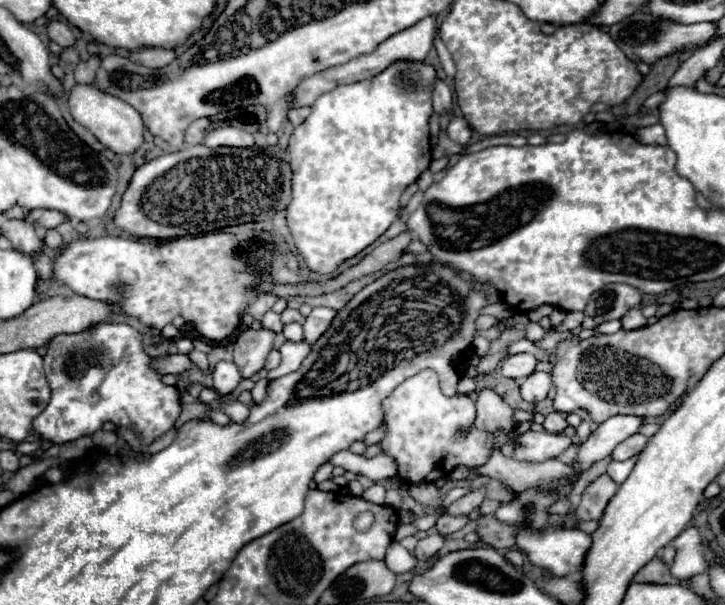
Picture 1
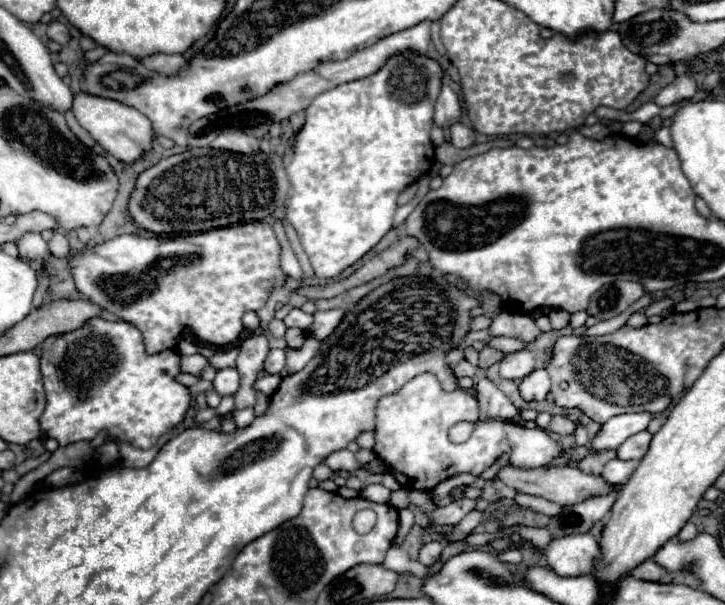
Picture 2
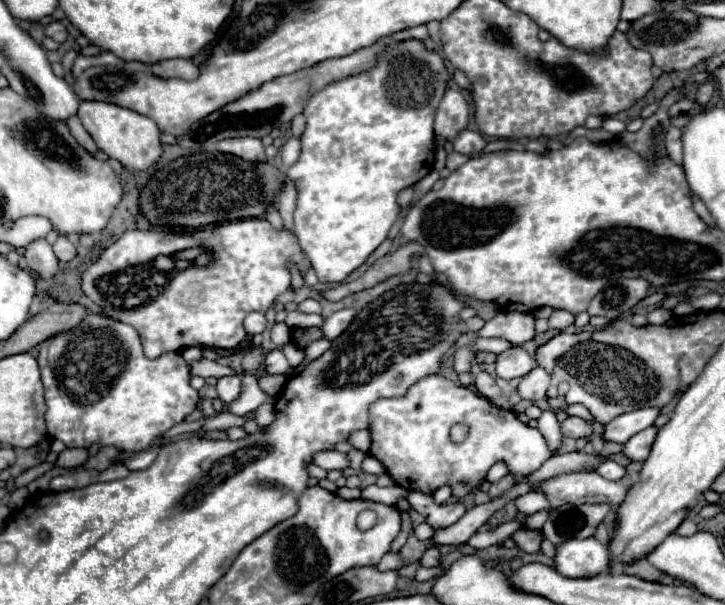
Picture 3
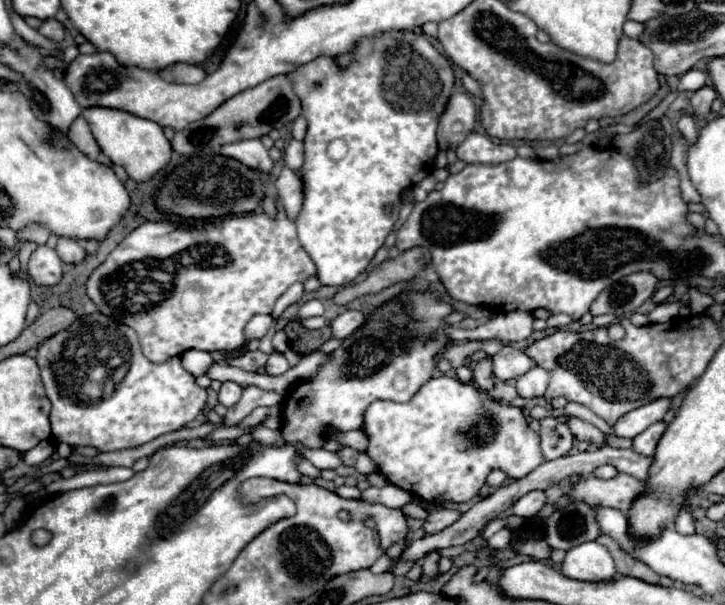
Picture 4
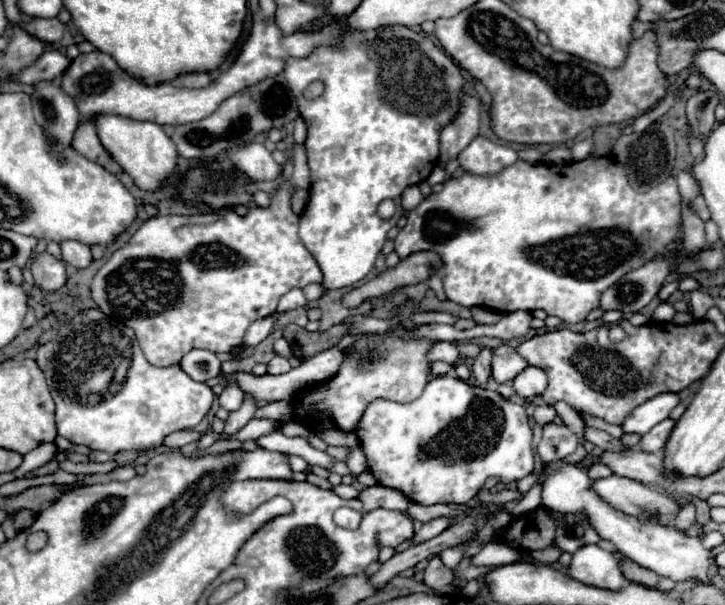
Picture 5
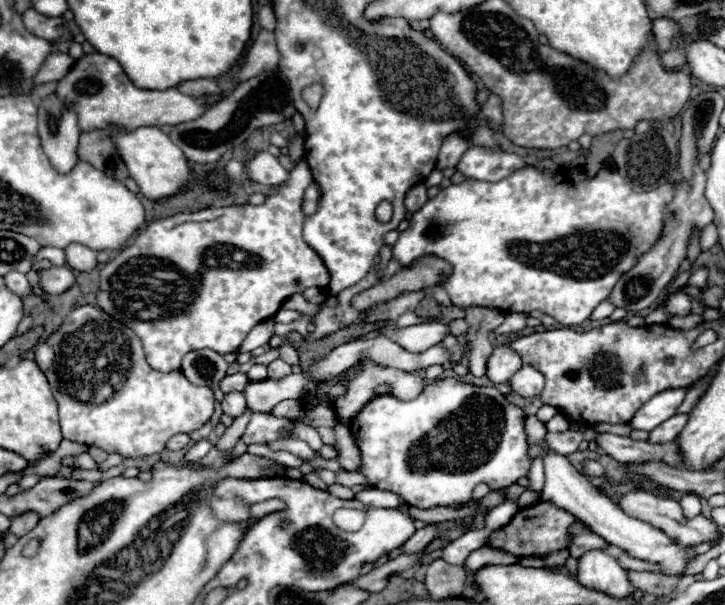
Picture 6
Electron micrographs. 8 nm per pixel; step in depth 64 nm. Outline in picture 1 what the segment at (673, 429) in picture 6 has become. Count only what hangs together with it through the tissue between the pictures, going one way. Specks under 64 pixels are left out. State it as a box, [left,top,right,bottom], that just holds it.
[612,434,648,460]

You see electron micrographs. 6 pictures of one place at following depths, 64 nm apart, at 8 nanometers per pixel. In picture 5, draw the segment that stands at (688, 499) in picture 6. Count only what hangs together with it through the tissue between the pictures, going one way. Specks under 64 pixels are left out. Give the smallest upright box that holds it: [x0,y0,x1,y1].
[674,502,696,530]

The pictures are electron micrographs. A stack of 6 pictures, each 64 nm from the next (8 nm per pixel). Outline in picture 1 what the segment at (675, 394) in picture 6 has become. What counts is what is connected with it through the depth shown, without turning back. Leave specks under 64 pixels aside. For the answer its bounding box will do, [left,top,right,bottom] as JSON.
[574,416,644,474]

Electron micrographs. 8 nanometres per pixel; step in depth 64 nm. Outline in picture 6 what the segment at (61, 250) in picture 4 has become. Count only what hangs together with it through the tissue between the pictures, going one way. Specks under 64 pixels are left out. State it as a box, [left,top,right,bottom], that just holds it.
[64,244,98,272]

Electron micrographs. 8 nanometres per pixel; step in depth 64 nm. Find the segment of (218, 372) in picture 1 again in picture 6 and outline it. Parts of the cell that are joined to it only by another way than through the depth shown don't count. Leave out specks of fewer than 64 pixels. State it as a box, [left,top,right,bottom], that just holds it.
[222,392,246,418]

